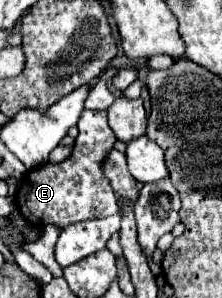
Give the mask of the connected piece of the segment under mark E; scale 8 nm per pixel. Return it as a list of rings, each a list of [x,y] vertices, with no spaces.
[[[83,110],[77,128],[79,133],[75,138],[75,150],[65,162],[45,164],[23,178],[19,186],[17,208],[29,224],[57,224],[65,228],[73,222],[105,218],[119,212],[115,192],[101,172],[101,160],[105,160],[105,152],[109,152],[109,148],[115,144],[115,134],[107,124],[107,112]]]

